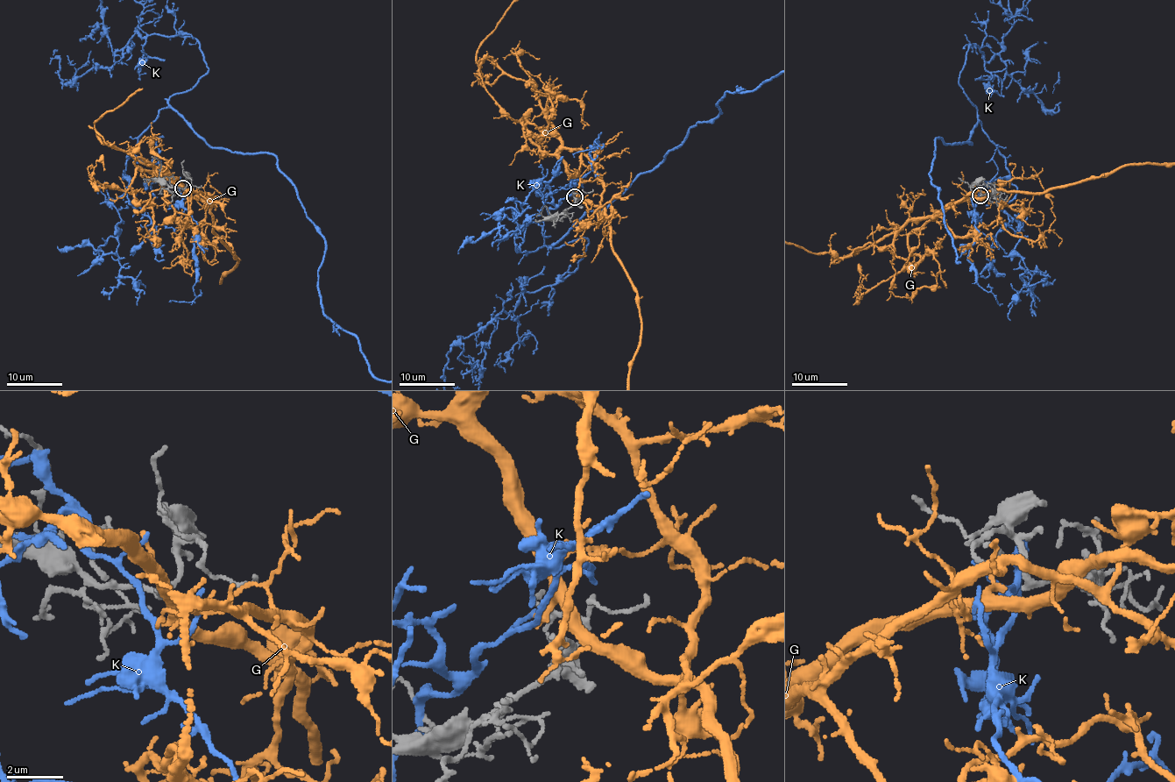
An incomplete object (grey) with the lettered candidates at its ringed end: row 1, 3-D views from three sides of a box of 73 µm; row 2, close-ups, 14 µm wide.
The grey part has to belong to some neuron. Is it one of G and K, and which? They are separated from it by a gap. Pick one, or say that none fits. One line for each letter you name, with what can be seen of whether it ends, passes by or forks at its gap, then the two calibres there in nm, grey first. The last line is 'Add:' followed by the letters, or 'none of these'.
G: it passes by; calibres 200 and 190 nm
Add: G

